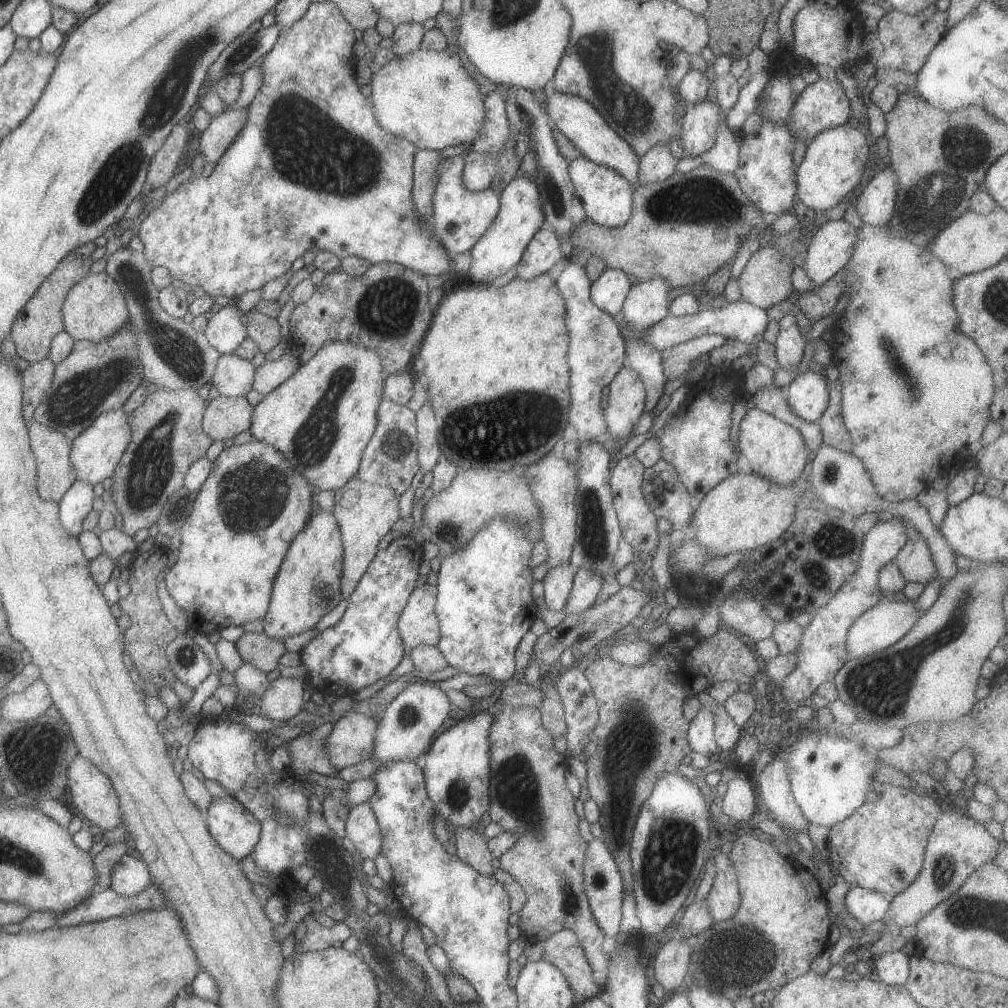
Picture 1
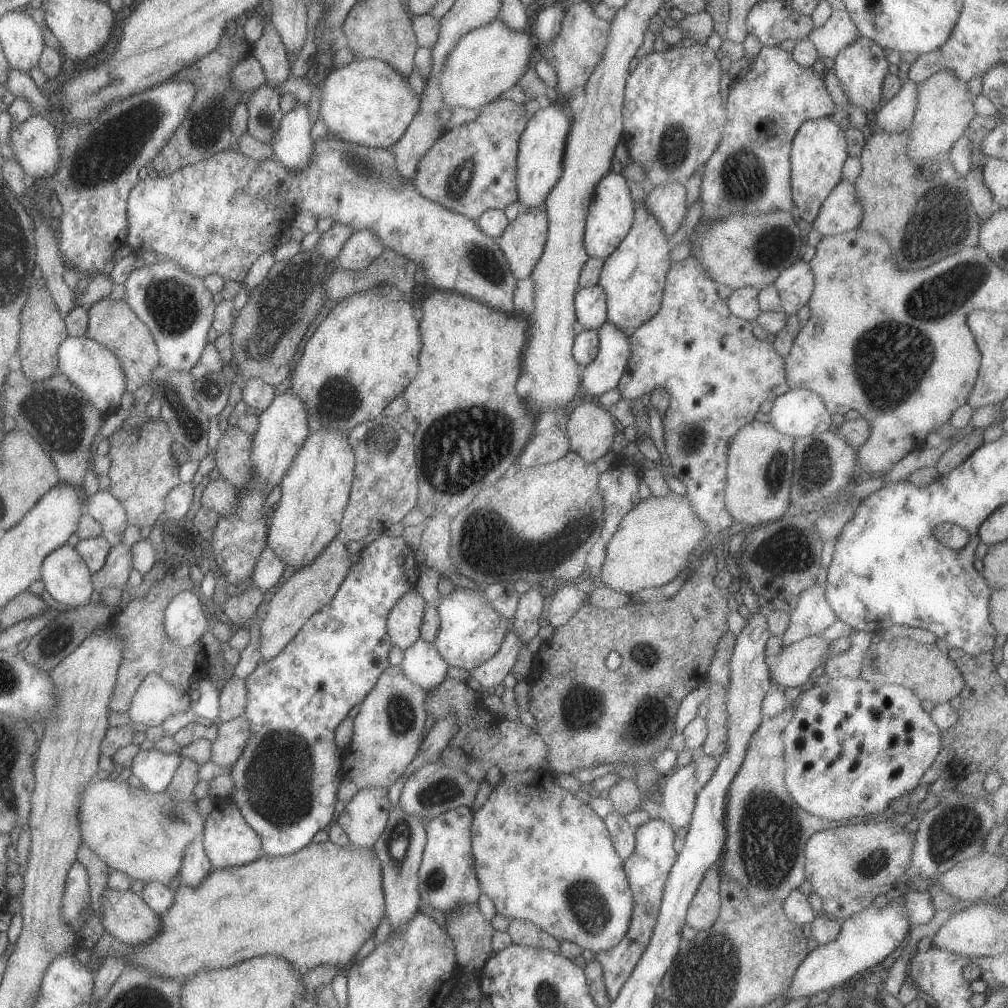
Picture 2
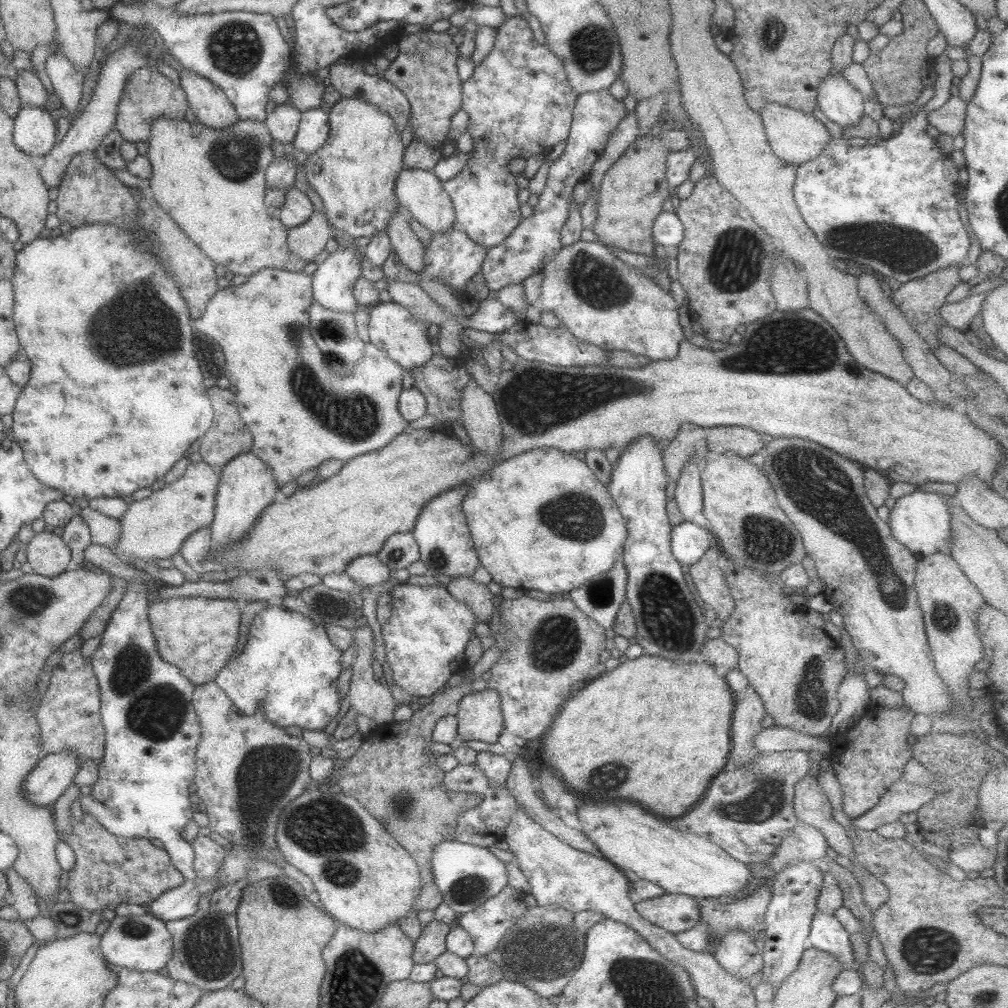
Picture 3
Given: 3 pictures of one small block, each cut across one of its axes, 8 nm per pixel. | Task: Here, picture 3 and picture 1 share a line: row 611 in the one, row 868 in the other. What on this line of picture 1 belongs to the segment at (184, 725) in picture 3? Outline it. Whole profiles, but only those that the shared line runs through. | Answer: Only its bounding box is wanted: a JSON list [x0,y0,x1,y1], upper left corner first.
[112,855,152,897]

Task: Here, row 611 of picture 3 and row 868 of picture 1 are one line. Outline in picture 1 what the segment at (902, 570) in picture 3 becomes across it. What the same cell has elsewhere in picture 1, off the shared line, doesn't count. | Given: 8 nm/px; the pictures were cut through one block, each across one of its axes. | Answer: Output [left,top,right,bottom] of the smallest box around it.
[829,781,942,898]

